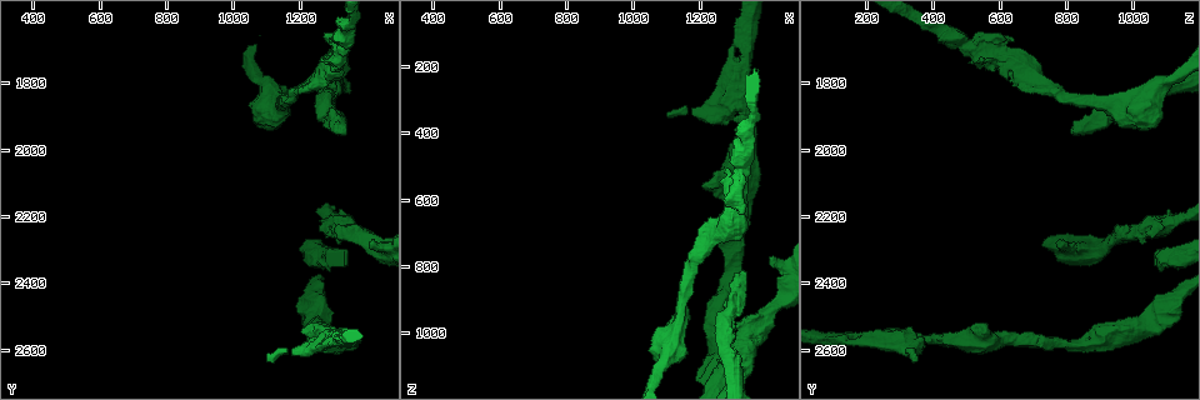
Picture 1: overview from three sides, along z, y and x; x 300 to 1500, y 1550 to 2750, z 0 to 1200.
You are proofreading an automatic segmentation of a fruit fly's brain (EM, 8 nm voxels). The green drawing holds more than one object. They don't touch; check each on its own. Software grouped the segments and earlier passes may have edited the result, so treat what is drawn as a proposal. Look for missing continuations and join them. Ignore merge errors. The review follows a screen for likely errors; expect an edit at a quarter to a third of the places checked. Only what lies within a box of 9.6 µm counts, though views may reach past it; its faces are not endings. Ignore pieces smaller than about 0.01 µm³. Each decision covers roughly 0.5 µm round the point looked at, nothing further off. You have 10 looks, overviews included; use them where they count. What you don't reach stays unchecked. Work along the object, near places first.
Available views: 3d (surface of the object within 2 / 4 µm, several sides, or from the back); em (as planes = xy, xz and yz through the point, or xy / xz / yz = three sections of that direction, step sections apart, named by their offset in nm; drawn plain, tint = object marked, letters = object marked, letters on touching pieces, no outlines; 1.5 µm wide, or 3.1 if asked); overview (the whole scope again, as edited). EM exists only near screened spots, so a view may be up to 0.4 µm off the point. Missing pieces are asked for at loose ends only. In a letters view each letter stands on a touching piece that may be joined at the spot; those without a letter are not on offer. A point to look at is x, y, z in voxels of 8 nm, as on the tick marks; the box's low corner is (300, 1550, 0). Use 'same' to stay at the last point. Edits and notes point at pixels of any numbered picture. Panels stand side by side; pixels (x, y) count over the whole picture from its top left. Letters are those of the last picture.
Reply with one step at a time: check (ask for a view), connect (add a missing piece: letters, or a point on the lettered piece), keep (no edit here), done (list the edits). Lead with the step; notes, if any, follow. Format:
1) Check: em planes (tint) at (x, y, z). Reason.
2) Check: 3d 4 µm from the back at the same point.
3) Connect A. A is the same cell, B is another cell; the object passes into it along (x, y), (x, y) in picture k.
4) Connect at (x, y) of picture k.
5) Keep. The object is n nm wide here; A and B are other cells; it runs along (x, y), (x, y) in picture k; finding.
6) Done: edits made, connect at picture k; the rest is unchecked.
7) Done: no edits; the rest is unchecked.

Check: 3d 4 µm at (1100, 2630, 360). Branch stops here.

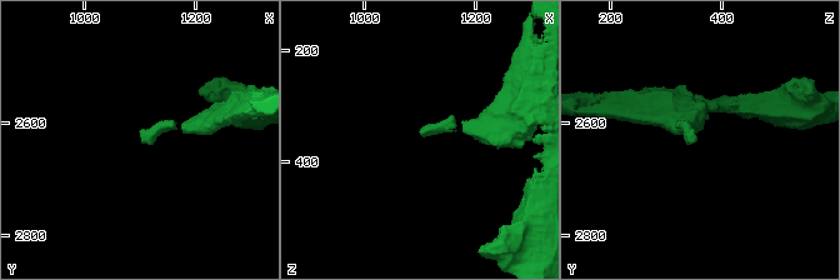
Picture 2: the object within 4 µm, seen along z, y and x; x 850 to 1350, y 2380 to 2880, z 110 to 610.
Check: em planes (letters) at (1105, 2625, 360).

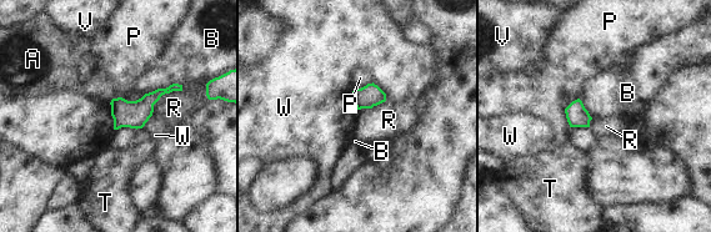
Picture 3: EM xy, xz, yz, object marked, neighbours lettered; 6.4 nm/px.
Keep. The longest contact is with B, 380 nm; A, B, P, R, T, V and W are other cells; none of them fits.

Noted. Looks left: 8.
Check: 3d 2 µm at (1420, 2270, 770). An open end.

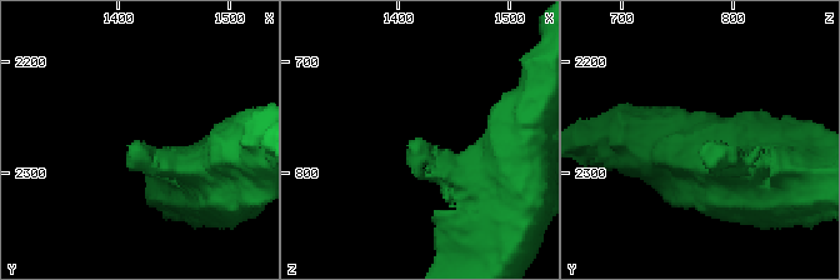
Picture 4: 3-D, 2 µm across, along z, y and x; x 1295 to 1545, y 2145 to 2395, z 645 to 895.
Check: em planes (letters) at (1420, 2274, 772).

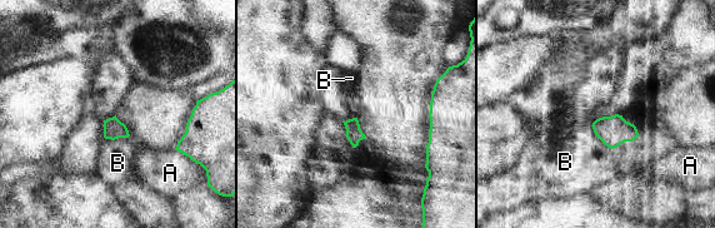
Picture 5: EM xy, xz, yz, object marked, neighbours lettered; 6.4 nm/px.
Keep. A and B are other cells; a border runs along (129, 135), (114, 139), (104, 138) in picture 5; no lettered piece goes on from it.

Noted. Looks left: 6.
Check: em planes (letters) at (1340, 2350, 1060). Stops while still wide.

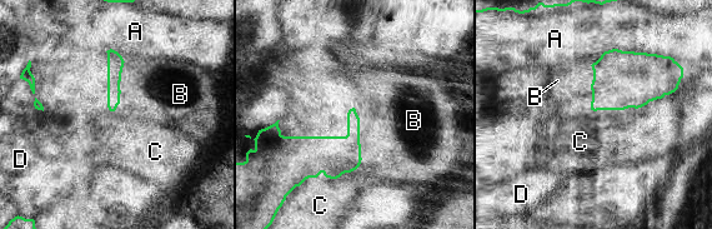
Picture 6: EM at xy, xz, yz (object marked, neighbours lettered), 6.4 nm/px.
Connect B. B is the same cell, A, C and D are other cells; it goes on there.

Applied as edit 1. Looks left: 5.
Check: overview.

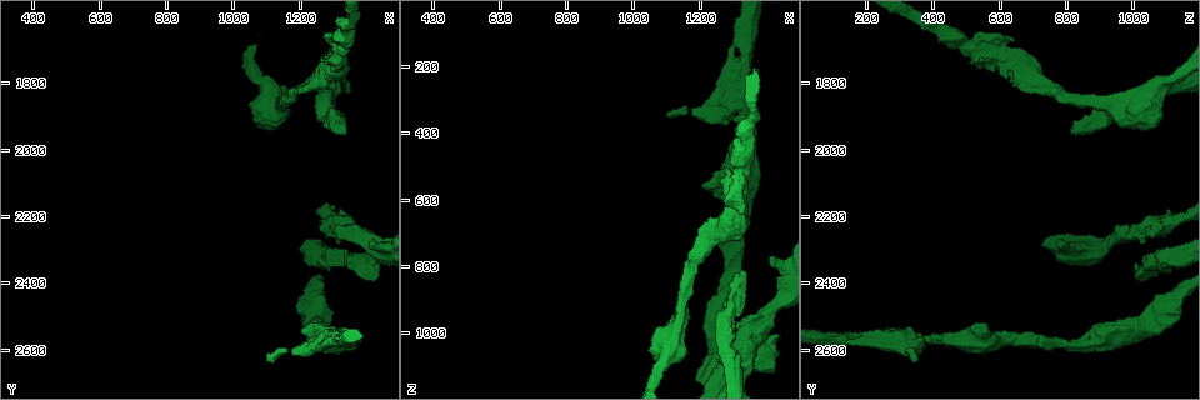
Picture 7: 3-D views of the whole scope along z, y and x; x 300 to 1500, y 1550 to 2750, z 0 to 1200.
Check: em planes (letters) at (1200, 2540, 560). An open end.

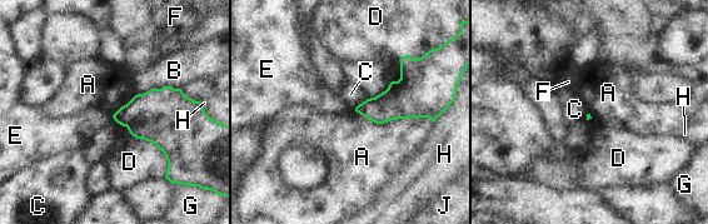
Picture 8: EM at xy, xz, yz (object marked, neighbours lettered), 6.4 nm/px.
Keep. A, B, C, D, E, F, G, H and J are other cells; a border runs along (354, 109), (377, 123), (433, 123) in picture 8; none of them fits.

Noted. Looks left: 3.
Done: edits made, connect at picture 6; the rest is unchecked.

